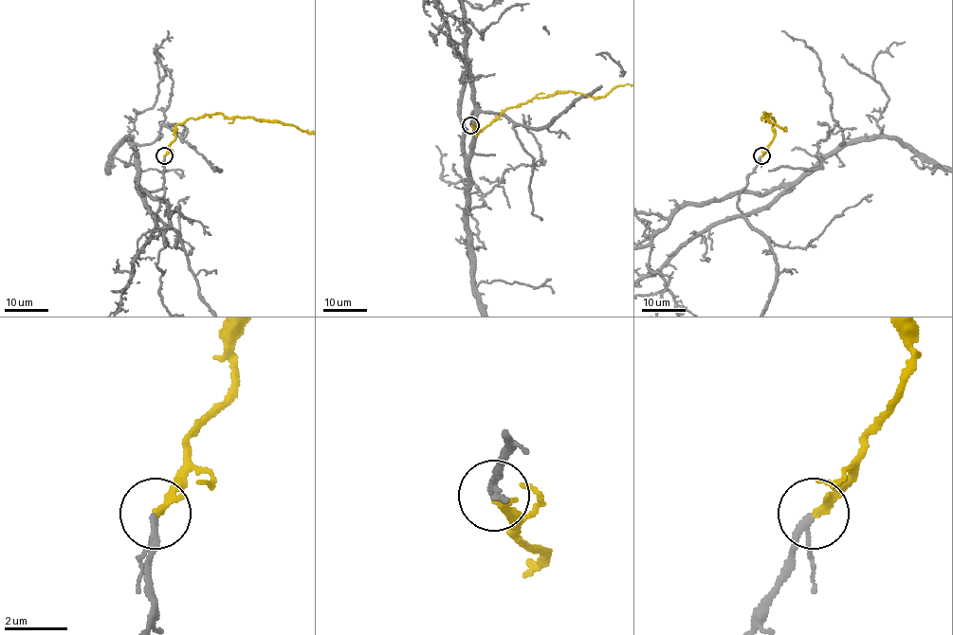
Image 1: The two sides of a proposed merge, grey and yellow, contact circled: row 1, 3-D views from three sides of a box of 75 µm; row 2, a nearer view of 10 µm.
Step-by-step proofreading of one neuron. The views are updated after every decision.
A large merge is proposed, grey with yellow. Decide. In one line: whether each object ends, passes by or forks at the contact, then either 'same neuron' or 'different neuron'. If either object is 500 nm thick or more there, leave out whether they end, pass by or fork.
grey passes by | yellow ends | same neuron

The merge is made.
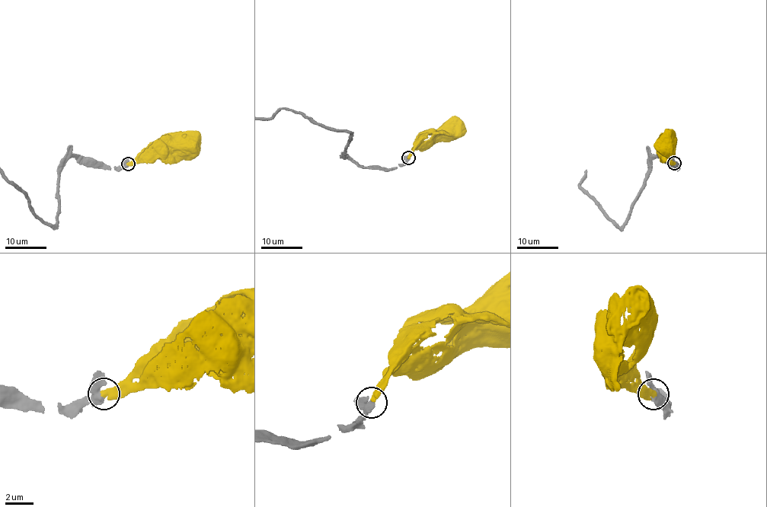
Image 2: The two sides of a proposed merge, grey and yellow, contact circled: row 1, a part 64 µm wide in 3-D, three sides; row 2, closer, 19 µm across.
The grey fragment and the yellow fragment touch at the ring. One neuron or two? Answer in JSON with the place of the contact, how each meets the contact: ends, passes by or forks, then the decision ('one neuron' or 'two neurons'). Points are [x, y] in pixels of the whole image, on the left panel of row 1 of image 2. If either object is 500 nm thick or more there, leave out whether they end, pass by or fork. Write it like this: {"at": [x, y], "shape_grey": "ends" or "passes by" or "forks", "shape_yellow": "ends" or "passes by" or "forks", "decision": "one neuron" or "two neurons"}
{"at": [128, 164], "shape_grey": "passes by", "shape_yellow": "ends", "decision": "one neuron"}

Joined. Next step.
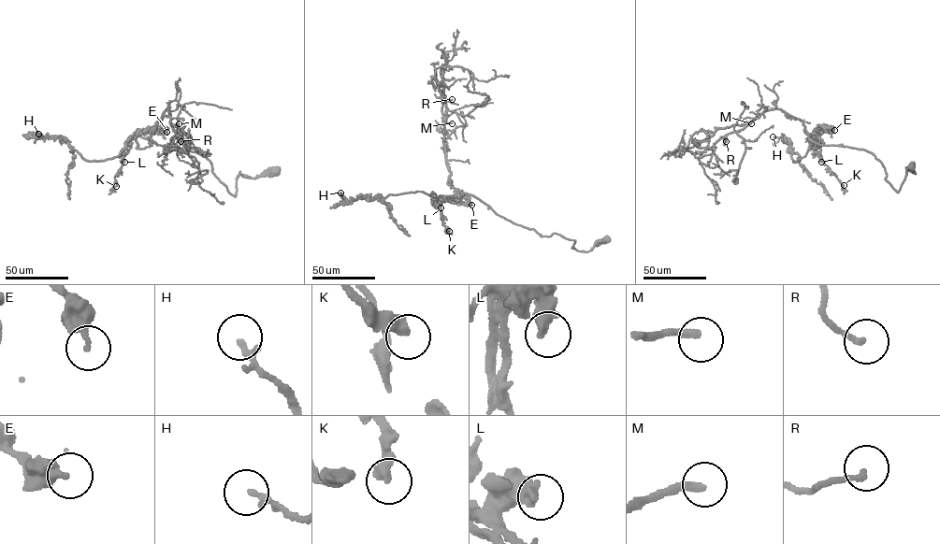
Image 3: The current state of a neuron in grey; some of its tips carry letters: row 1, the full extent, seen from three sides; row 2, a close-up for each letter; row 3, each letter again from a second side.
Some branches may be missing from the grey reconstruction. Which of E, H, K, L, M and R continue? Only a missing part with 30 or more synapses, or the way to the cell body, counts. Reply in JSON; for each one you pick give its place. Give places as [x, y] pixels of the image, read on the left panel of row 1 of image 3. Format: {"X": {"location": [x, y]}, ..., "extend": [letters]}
{"M": {"location": [179, 123]}, "extend": ["M"]}

